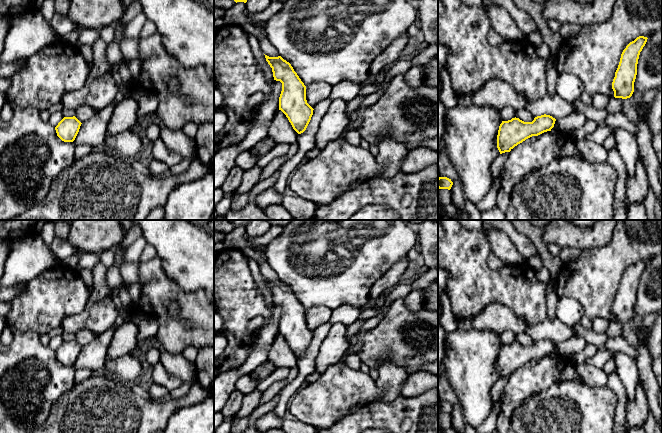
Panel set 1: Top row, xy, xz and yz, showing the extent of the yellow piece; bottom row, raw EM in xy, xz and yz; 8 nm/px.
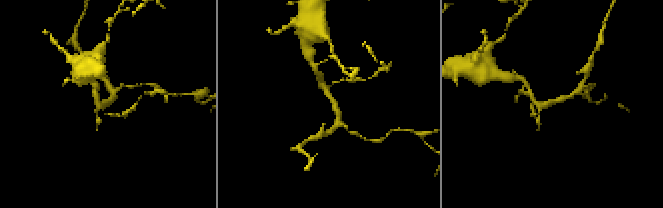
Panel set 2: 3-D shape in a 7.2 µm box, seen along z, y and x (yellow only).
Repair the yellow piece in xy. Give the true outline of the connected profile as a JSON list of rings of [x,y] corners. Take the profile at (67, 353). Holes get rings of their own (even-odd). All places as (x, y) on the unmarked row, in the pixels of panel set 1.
[[[64,341],[55,351],[57,360],[64,366],[73,366],[79,356],[81,346],[75,341]]]

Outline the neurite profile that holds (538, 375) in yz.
[[[547,355],[526,363],[509,376],[501,394],[500,414],[510,420],[514,411],[531,395],[566,380],[583,381],[565,357]]]

